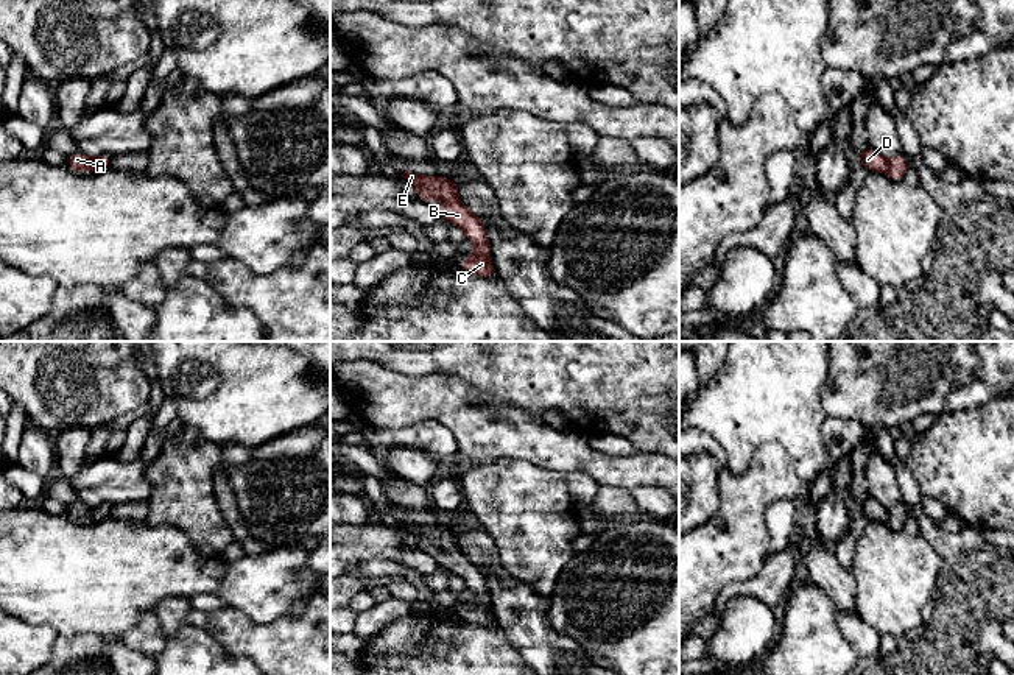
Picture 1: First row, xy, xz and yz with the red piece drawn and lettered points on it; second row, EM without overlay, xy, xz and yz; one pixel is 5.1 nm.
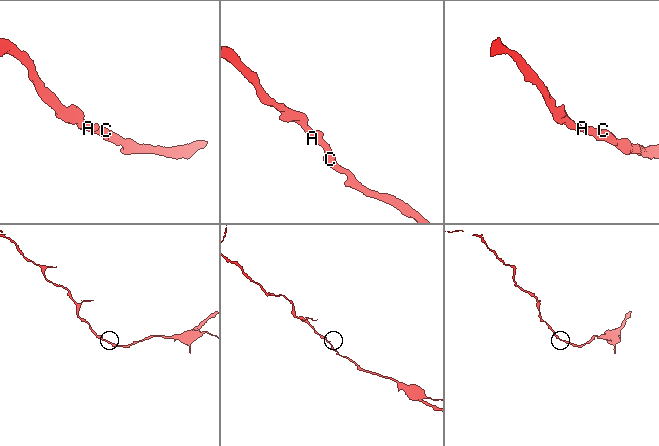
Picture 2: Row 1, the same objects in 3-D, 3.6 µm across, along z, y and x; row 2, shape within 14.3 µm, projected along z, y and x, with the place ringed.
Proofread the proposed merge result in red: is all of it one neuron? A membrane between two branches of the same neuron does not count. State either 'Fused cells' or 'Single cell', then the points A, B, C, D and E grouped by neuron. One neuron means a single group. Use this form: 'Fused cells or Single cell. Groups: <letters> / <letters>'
Single cell. Groups: A B C D E

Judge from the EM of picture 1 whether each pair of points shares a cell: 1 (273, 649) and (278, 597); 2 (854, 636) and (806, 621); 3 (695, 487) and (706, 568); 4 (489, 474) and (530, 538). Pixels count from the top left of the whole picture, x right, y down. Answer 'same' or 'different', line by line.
1: different
2: different
3: different
4: same

